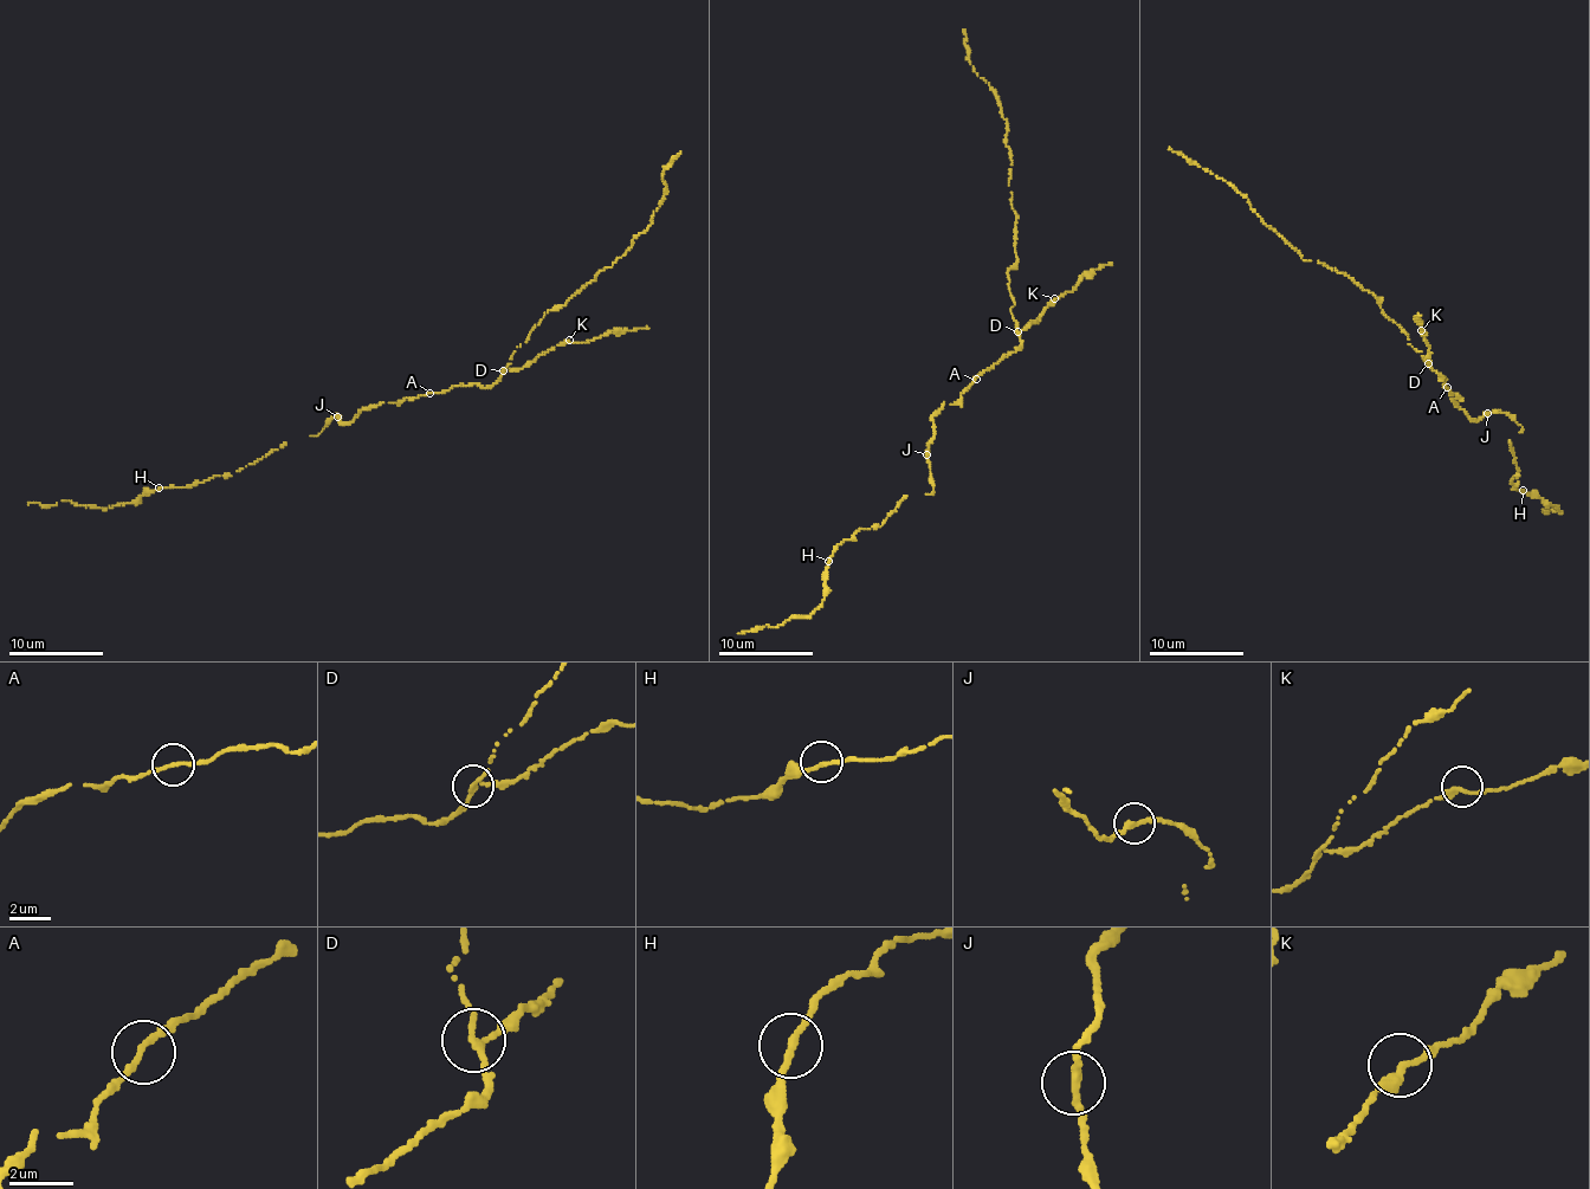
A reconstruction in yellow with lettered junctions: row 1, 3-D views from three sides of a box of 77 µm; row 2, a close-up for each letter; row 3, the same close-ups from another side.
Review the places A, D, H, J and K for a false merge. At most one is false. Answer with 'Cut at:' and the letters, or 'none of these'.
Cut at: D

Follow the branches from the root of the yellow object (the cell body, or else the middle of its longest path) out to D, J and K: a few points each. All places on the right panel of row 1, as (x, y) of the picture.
D: (1446, 387), (1443, 376), (1442, 381), (1428, 363)
J: (1446, 387), (1455, 393), (1454, 401), (1471, 419), (1481, 419), (1487, 412)
K: (1446, 387), (1443, 376), (1442, 381), (1428, 357), (1430, 348), (1421, 330)

